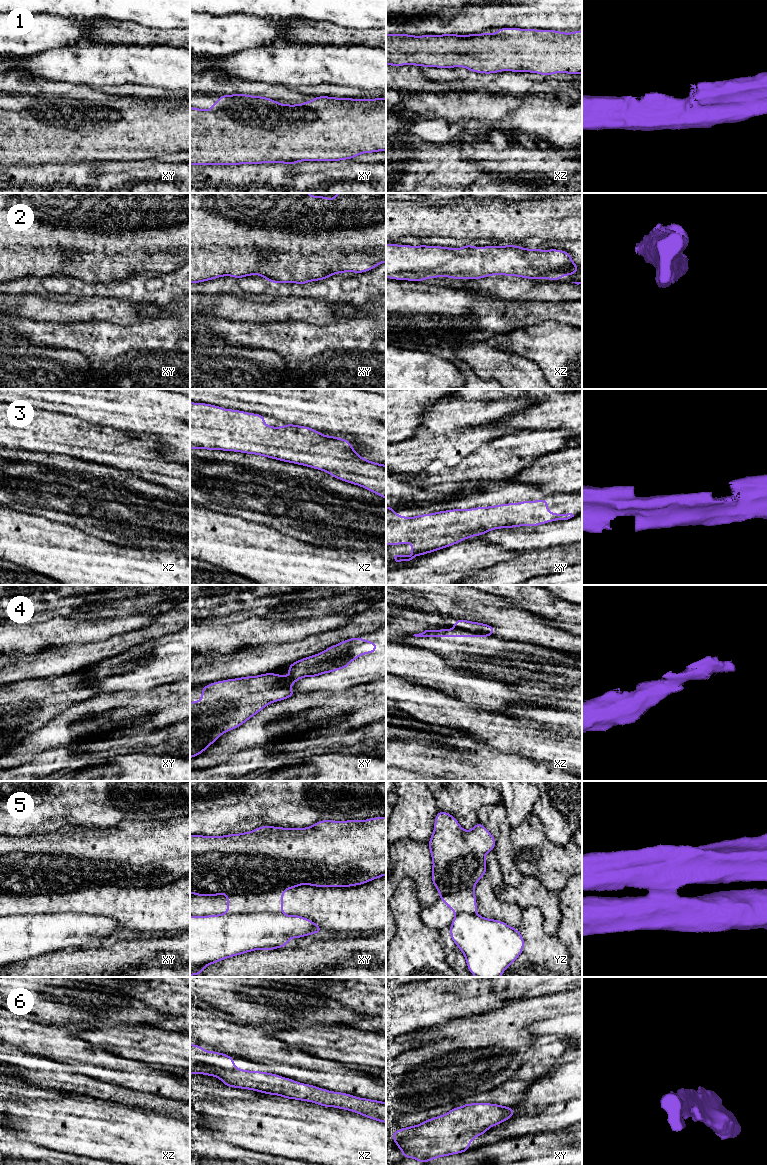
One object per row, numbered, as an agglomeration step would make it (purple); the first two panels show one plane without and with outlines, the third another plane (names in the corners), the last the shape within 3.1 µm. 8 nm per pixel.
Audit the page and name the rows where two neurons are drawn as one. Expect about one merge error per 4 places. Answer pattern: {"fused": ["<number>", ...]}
{"fused": ["4", "5"]}

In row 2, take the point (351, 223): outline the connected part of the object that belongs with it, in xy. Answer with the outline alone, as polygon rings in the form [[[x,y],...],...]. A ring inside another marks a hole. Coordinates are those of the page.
[[[190,193],[190,283],[201,283],[223,276],[240,279],[250,275],[259,275],[270,283],[298,283],[304,285],[310,281],[325,280],[338,273],[368,272],[384,262],[386,262],[386,193],[338,193],[332,200],[327,196],[310,196],[308,193]]]

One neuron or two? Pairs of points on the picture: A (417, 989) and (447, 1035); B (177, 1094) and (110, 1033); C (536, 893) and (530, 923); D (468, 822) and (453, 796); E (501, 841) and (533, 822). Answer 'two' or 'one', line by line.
A: two
B: two
C: two
D: one
E: two

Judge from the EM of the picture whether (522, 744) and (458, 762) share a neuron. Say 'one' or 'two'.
two

